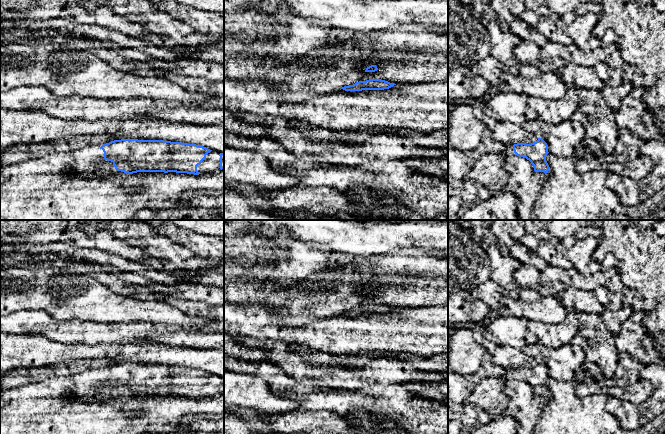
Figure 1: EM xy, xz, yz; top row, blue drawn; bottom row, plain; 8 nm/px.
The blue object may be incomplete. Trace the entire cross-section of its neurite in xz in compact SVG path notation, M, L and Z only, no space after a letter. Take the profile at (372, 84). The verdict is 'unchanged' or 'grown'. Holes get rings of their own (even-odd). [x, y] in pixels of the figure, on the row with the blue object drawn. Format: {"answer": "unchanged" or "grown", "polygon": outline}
{"answer": "unchanged", "polygon": "M369 79L366 81L359 81L353 85L344 86L341 89L345 91L362 91L362 90L384 90L393 87L394 83L390 83L381 79Z"}

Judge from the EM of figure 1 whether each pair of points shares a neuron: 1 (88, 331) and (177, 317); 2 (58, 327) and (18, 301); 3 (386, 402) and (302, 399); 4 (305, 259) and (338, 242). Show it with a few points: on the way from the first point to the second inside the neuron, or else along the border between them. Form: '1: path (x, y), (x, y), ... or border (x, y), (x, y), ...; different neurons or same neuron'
1: border (124, 322), (151, 322), (161, 326); different neurons
2: border (11, 311), (45, 311), (54, 318); different neurons
3: path (365, 400), (323, 399); same neuron
4: border (303, 241), (319, 242), (326, 247); different neurons

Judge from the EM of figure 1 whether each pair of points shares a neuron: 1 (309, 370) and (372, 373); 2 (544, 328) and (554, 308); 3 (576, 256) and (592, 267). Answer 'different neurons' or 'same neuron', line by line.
1: same neuron
2: different neurons
3: same neuron

